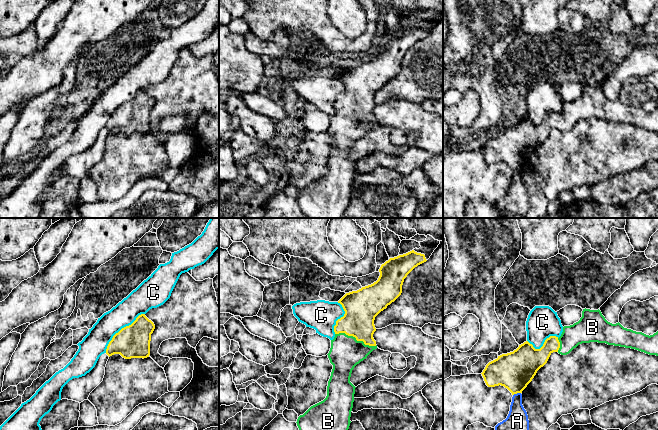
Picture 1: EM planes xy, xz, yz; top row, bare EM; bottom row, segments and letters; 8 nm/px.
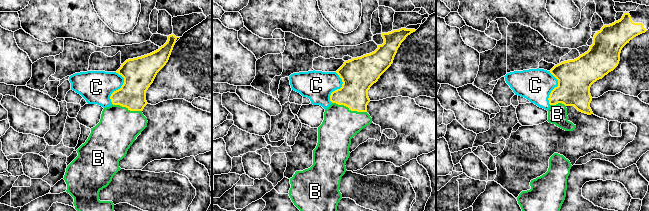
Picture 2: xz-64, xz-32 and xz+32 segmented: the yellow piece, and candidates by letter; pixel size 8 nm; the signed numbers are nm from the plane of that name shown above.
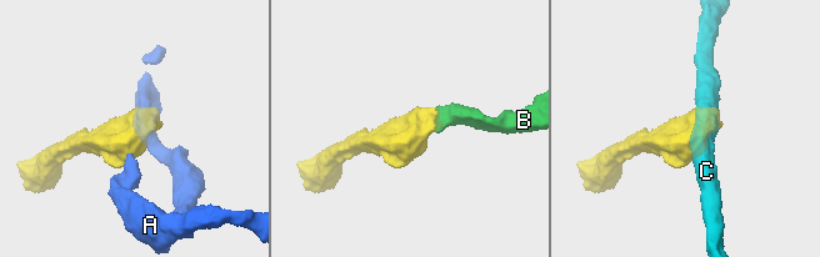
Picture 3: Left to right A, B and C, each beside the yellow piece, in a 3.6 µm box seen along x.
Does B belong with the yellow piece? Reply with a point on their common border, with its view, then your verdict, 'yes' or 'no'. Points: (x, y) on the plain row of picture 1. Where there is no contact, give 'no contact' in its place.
contact xz (356, 115); yes

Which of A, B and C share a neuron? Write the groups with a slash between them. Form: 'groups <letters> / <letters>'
groups A / B / C

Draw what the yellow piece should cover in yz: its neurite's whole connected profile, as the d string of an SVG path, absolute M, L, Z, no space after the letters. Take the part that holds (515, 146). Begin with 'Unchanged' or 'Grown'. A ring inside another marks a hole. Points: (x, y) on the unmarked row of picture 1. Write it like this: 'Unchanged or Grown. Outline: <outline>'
Grown. Outline: M585 84L578 98L563 103L559 114L550 112L540 125L535 125L526 117L513 128L502 130L489 138L481 150L488 163L501 161L512 171L522 169L553 128L567 131L579 120L590 118L631 124L658 132L658 107L650 112L636 108L624 104L619 98L608 98L599 85Z

